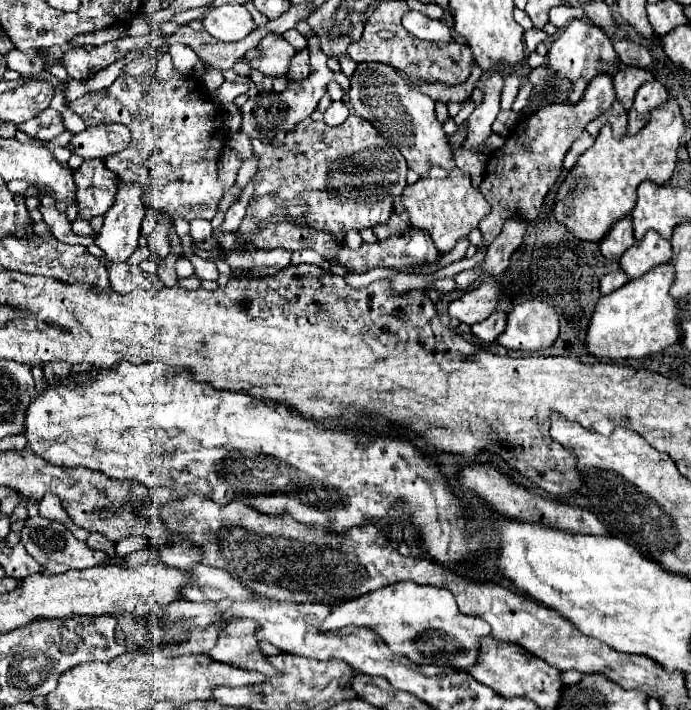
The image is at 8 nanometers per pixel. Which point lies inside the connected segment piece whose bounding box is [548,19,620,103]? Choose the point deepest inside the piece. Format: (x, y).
(581, 51)

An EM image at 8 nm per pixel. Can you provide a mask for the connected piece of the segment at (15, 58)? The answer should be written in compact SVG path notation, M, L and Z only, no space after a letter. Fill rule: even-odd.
M16 49L8 51L8 53L4 55L4 59L6 59L8 69L18 71L18 73L24 75L24 77L30 75L30 73L38 73L38 71L44 69L44 63L40 63L40 59L32 59L30 55L24 55L22 51L16 51Z

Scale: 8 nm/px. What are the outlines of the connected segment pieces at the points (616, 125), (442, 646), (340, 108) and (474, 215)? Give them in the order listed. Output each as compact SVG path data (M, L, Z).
M614 101L612 107L606 109L602 115L598 115L596 119L592 119L586 129L588 129L590 135L596 137L598 131L600 131L604 125L612 125L614 135L620 137L620 135L624 135L624 131L626 131L626 123L628 123L628 119L626 119L626 109L624 109L624 105L622 105L620 101Z
M394 583L380 587L356 599L332 605L330 615L324 619L320 631L342 629L346 625L360 625L376 631L392 653L406 655L418 665L448 665L448 667L470 667L478 655L480 637L490 635L490 625L472 615L458 611L454 595L448 589L418 583Z
M332 101L330 107L324 113L324 123L330 125L330 127L336 127L336 125L344 123L348 115L350 115L350 111L348 111L348 107L342 101Z
M430 167L430 173L412 185L406 185L404 193L394 199L394 211L382 225L372 227L378 239L386 239L394 233L402 233L410 227L420 227L432 235L432 241L440 253L448 253L460 237L466 237L488 215L490 207L482 193L472 187L468 173L454 167L446 171L442 167Z

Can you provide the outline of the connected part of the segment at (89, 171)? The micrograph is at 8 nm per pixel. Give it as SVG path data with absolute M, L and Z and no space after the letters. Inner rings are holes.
M88 159L76 169L76 203L82 219L104 215L112 207L118 179L116 173L106 167L104 159Z

